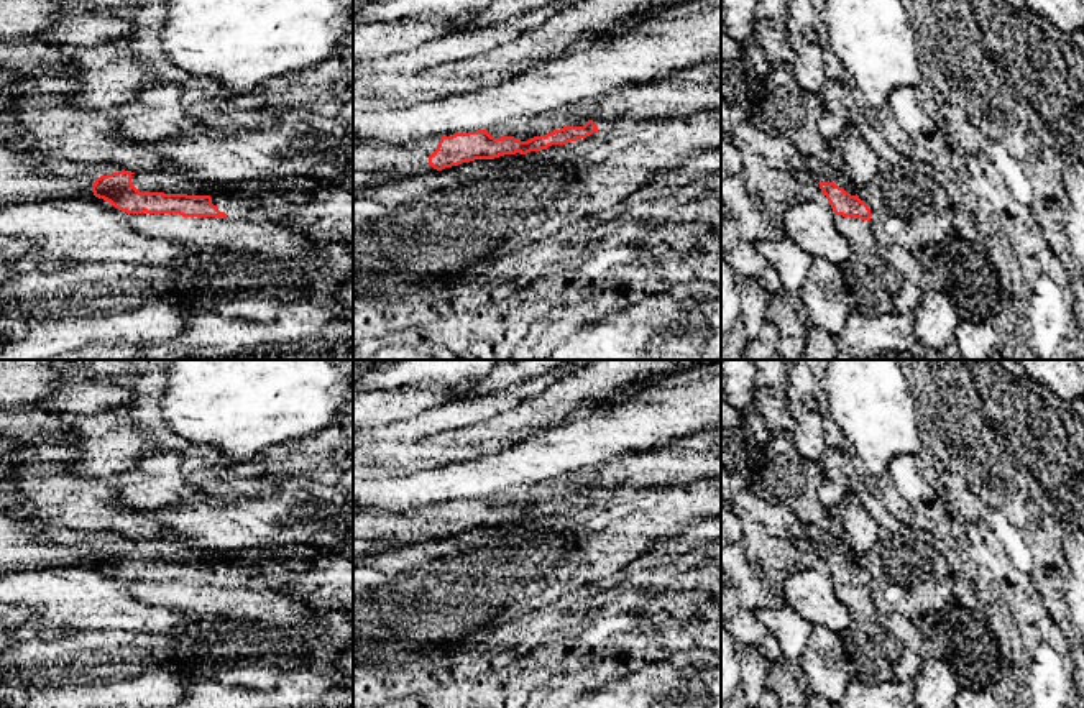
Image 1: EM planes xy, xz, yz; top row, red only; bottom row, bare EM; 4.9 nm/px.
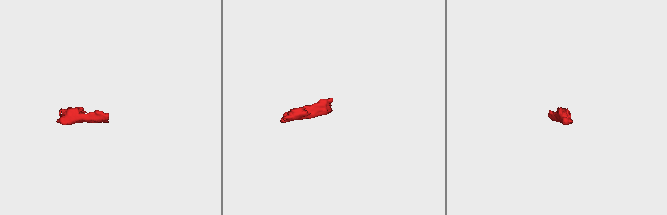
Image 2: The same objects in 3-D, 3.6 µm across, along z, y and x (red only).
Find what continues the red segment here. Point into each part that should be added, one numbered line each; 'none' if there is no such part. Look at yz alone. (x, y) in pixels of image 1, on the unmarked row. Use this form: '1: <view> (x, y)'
1: yz (823, 541)

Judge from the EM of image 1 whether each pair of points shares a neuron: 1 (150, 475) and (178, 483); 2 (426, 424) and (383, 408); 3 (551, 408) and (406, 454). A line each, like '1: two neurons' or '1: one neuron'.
1: one neuron
2: two neurons
3: one neuron

